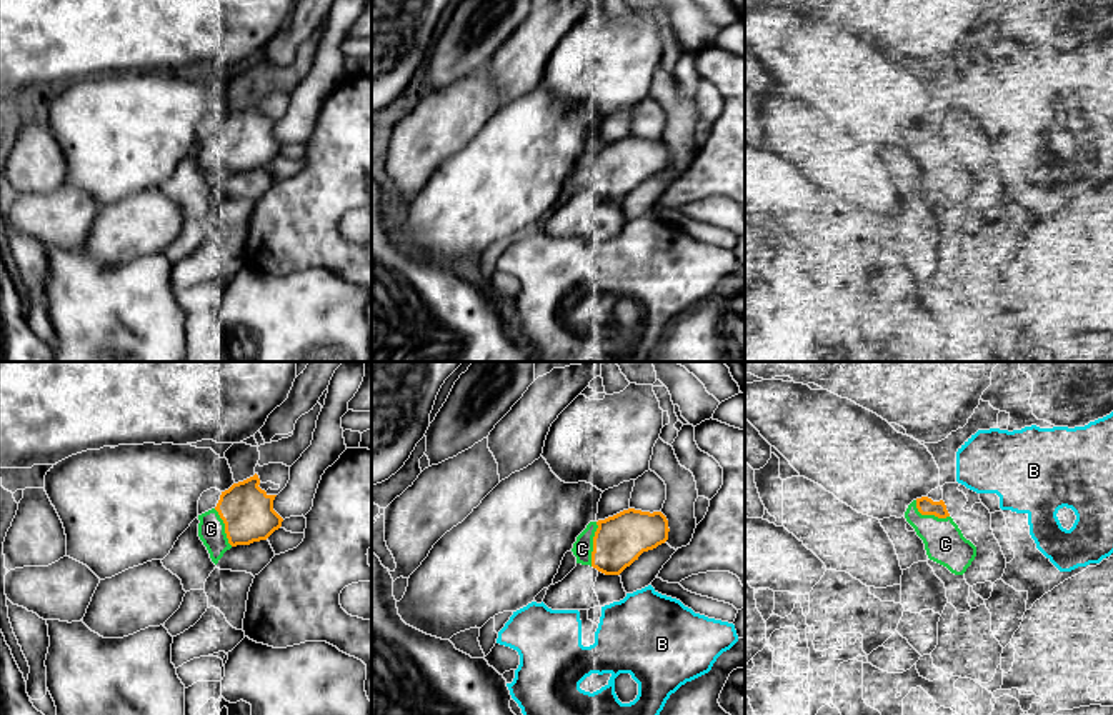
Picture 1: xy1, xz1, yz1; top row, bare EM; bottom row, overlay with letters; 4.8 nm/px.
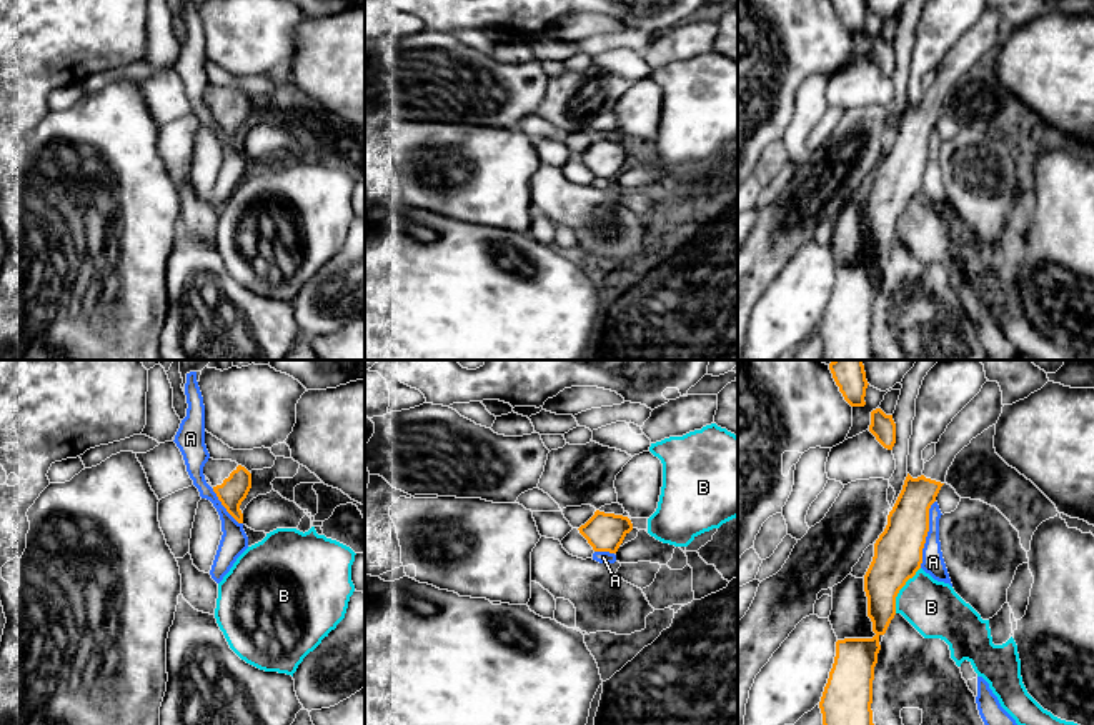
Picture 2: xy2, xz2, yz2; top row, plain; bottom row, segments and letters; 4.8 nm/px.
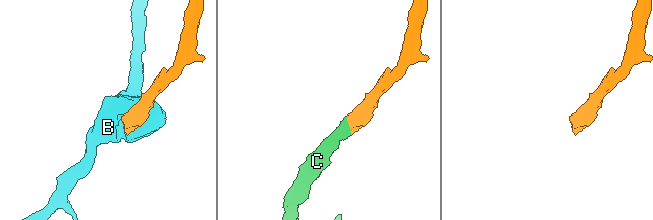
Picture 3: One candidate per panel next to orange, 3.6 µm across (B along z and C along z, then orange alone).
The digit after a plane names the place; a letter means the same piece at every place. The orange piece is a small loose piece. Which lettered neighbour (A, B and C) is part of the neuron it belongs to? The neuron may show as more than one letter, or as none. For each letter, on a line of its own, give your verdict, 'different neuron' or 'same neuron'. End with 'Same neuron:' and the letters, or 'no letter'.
A: different neuron
B: different neuron
C: different neuron
Same neuron: no letter

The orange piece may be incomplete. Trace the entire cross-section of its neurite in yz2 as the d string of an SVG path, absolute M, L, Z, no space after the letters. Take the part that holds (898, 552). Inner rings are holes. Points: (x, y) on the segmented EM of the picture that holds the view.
M986 382L981 392L952 418L946 432L936 443L936 455L924 463L922 475L912 478L909 473L903 490L888 515L888 525L874 543L874 557L864 575L864 592L868 597L868 617L873 622L873 638L844 638L836 642L836 657L824 687L819 708L823 725L874 725L873 723L873 680L879 637L886 633L896 615L896 597L909 578L916 575L922 563L922 548L929 532L929 508L936 502L946 475L956 455L989 427L996 425L1002 413L1002 392L997 382Z

